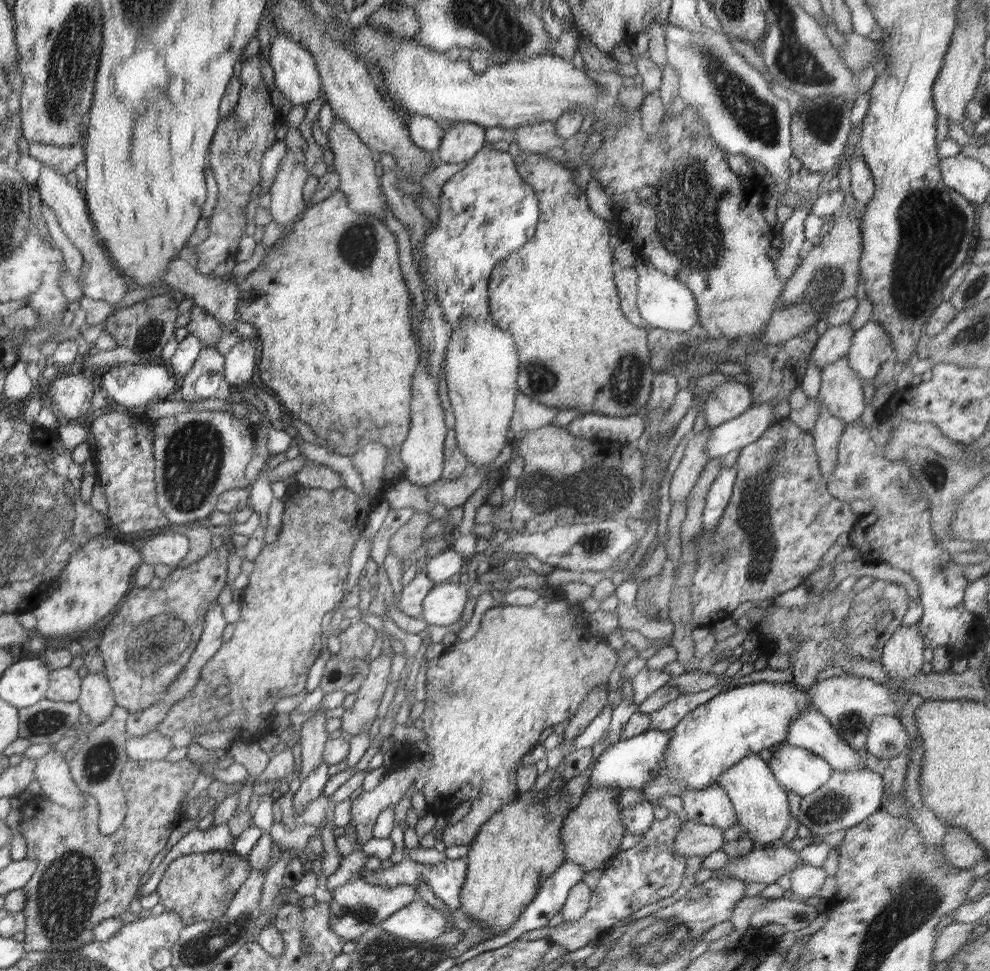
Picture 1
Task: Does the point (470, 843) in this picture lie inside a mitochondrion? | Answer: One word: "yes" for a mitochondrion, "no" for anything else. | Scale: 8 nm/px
no

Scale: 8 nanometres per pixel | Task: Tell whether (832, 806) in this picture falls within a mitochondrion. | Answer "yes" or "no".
yes

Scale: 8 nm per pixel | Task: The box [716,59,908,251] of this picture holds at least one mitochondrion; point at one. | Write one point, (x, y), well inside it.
(821, 122)

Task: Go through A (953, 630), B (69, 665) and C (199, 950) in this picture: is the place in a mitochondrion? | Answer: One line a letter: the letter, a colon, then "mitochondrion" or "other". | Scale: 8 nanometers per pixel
A: other
B: other
C: mitochondrion

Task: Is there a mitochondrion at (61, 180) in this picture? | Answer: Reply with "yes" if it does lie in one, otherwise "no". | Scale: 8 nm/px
no

